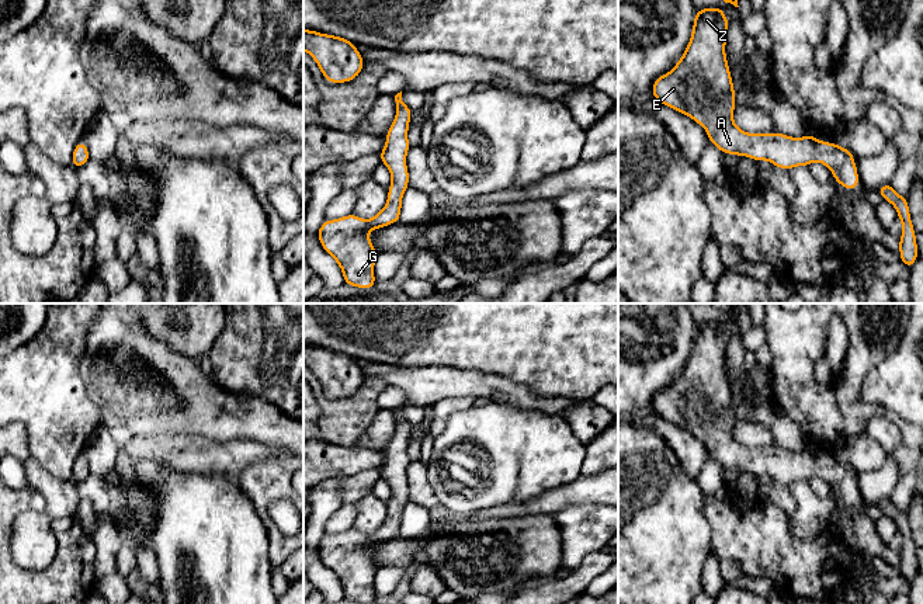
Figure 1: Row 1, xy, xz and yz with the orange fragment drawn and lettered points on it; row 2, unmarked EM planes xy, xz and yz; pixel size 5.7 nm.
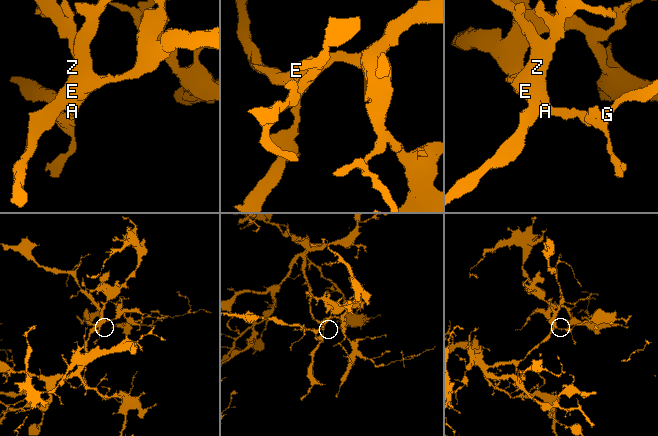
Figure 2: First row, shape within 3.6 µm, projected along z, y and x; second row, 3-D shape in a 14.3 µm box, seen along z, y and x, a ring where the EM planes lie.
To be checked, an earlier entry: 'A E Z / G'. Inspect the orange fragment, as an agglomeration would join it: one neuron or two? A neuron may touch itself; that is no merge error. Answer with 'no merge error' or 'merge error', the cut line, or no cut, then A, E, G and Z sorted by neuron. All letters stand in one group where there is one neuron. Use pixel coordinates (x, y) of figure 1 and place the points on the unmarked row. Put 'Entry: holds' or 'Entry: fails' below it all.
no merge error; no cut; A E G Z
Entry: fails

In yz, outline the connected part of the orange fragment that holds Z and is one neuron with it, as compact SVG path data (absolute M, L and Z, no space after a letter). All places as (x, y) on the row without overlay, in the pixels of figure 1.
M719 322L697 324L690 357L674 382L653 396L653 413L698 437L707 445L711 459L722 468L746 471L756 476L768 475L773 480L787 486L797 480L808 482L813 476L820 476L843 503L850 506L858 503L854 469L846 462L822 457L809 448L804 452L791 452L780 447L747 448L733 437L736 410L725 368L729 339L725 326Z

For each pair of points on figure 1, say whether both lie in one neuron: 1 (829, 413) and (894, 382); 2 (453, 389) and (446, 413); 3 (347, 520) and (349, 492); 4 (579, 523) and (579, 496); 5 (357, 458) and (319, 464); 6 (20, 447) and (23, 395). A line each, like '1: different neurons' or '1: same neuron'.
1: different neurons
2: different neurons
3: different neurons
4: different neurons
5: same neuron
6: different neurons

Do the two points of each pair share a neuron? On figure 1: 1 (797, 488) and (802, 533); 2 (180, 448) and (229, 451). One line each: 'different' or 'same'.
1: same
2: same

